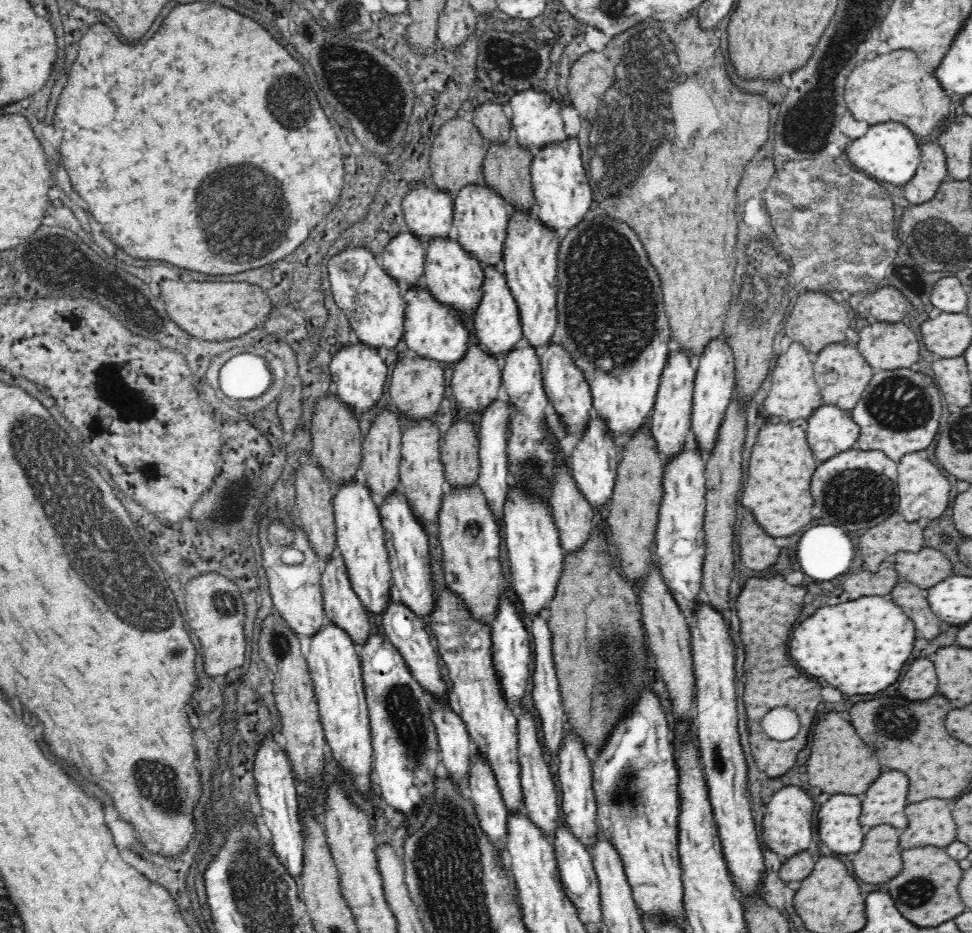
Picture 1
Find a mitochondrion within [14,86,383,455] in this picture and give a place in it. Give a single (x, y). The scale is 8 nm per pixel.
(253, 220)

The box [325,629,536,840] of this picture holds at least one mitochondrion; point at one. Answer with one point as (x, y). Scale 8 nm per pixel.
(404, 715)

